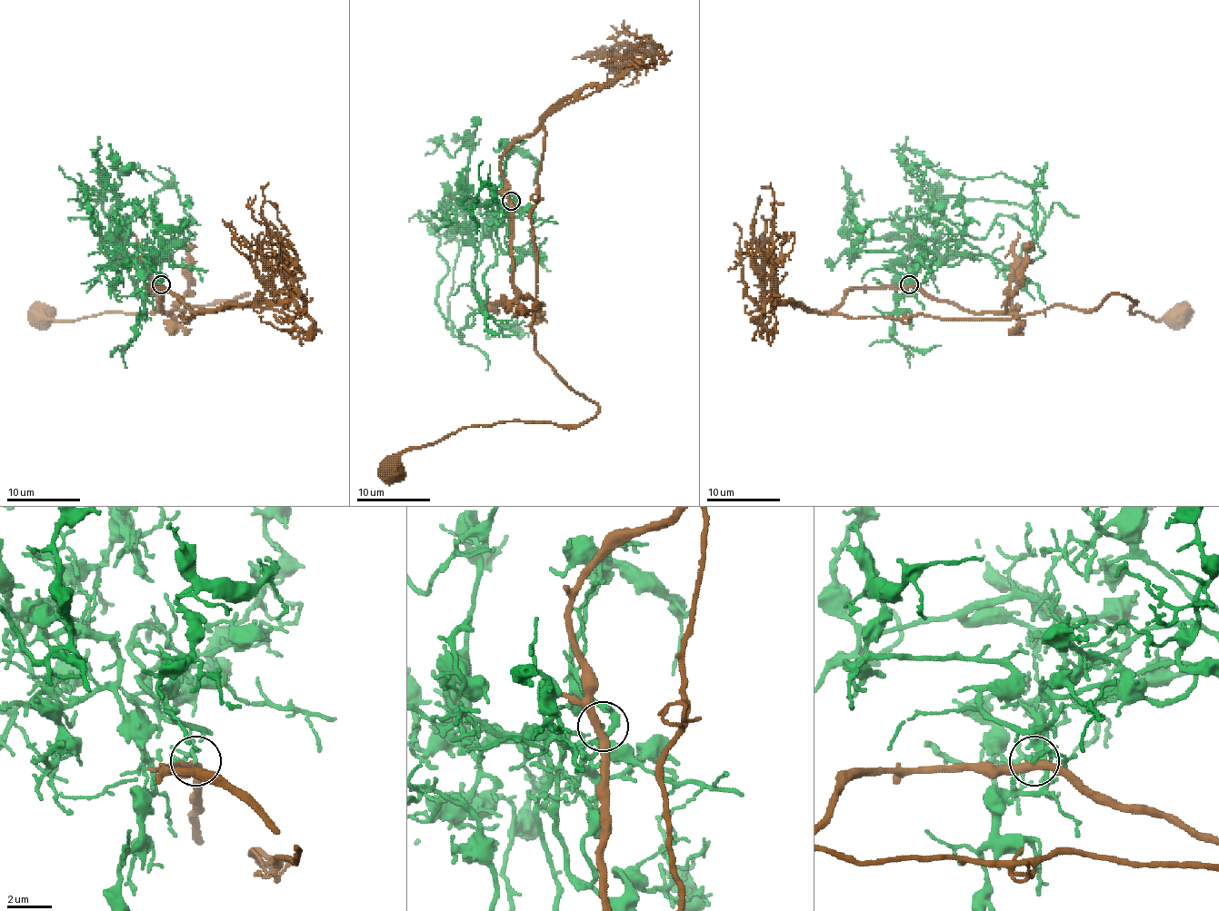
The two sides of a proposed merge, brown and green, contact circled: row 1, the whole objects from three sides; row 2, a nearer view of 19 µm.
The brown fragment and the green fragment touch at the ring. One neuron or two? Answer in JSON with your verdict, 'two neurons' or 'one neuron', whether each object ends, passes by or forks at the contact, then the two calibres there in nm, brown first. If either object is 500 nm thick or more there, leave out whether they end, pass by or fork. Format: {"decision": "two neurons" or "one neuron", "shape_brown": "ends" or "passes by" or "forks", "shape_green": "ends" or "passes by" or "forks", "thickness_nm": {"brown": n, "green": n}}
{"decision": "two neurons", "shape_brown": "passes by", "shape_green": "forks", "thickness_nm": {"brown": 360, "green": 100}}

